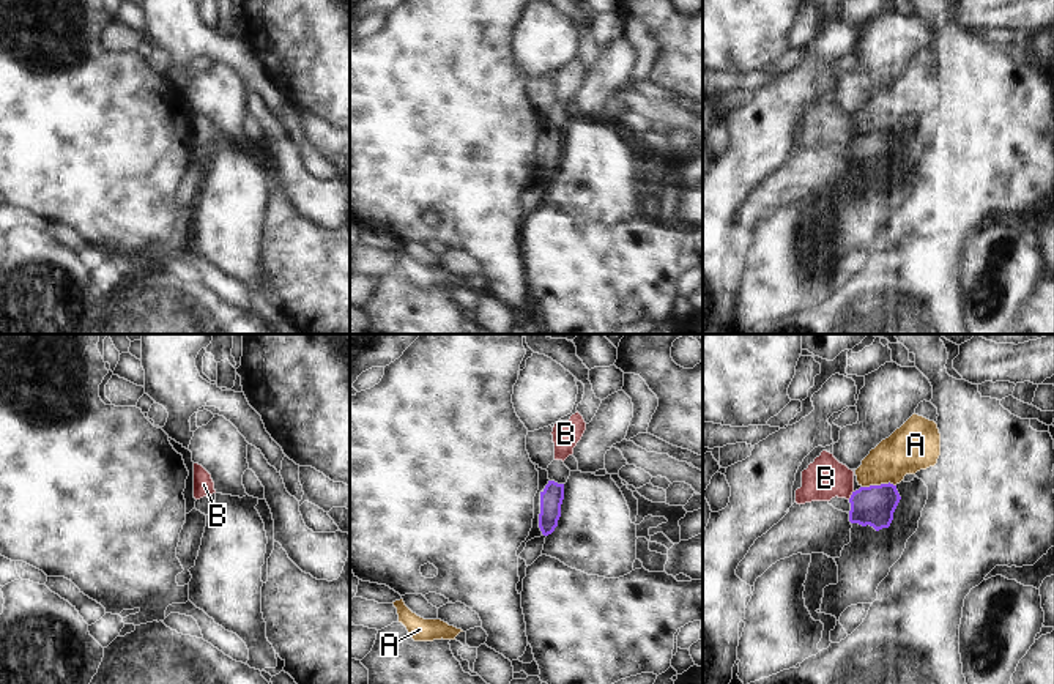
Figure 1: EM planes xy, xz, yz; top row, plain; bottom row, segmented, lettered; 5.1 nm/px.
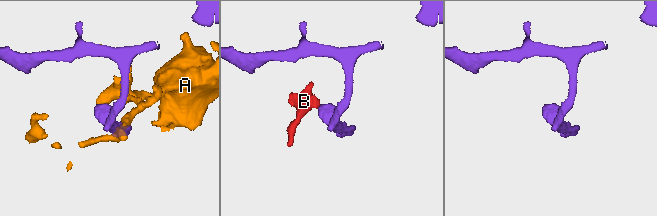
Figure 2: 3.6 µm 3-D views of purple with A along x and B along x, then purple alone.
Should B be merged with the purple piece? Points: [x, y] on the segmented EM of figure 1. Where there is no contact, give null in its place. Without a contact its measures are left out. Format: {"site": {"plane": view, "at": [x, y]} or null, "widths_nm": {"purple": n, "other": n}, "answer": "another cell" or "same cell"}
{"site": {"plane": "yz", "at": [851, 495]}, "widths_nm": {"purple": 200, "other": 220}, "answer": "another cell"}

